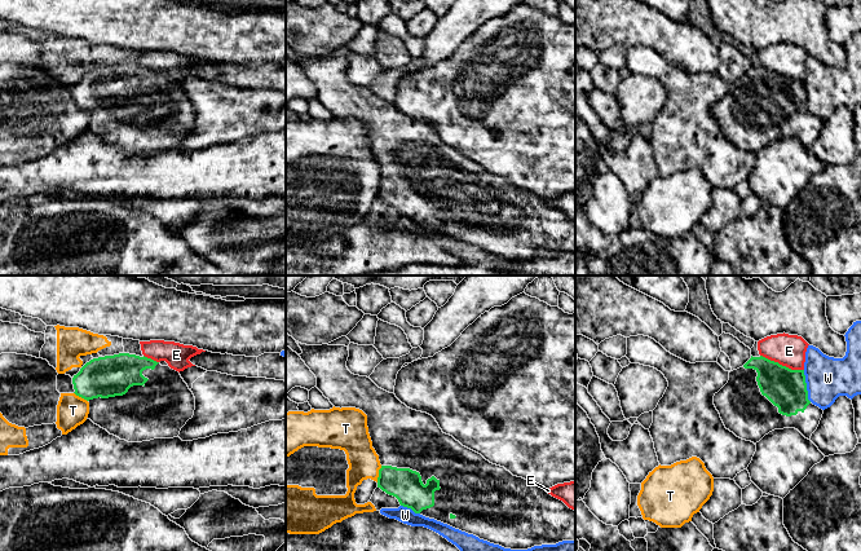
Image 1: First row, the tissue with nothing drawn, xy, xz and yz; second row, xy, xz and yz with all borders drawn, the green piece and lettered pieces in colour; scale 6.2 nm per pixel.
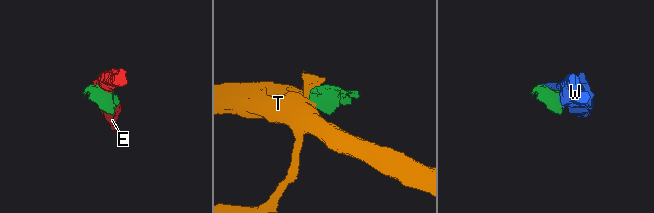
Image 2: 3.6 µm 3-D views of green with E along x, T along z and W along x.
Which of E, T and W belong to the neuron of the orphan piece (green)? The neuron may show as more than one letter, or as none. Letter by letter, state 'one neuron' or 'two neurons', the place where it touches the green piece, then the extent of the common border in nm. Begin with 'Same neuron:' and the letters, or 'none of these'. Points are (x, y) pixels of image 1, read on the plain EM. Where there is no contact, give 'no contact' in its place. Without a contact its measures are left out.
Same neuron: none of these
E: two neurons; meets green in yz at (781, 75); contact 280 nm long
T: two neurons; meets green in xz at (379, 184); contact 110 nm long
W: two neurons; meets green in yz at (806, 96); contact 200 nm long

